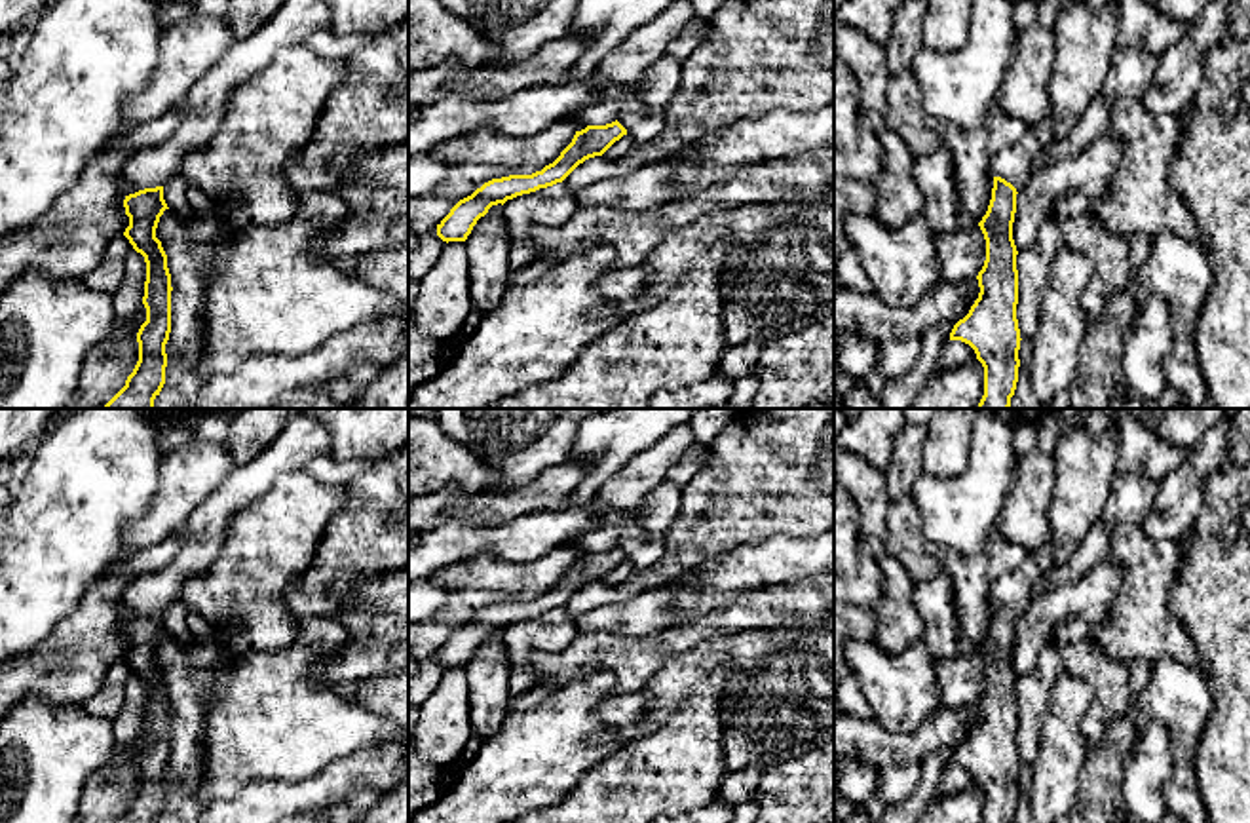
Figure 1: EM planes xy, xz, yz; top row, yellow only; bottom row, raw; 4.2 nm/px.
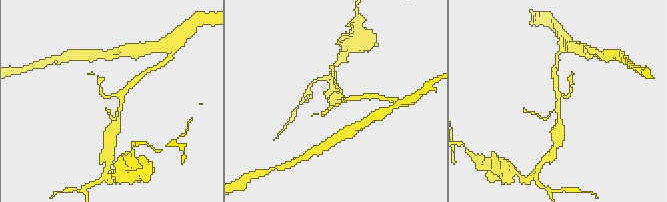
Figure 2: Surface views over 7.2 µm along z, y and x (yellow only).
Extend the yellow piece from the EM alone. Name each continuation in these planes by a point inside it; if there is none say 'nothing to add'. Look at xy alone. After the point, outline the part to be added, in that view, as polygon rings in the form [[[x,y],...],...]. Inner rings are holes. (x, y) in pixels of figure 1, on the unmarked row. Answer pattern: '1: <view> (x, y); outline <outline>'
nothing to add

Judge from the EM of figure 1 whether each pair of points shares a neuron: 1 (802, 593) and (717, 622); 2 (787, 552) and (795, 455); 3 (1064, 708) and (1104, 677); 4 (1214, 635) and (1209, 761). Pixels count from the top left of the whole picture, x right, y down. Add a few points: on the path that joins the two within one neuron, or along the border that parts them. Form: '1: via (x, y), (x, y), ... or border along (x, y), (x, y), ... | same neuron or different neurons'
1: via (781, 603), (766, 603), (738, 616) | same neuron
2: border along (814, 533), (770, 535), (745, 544) | different neurons
3: border along (1064, 669), (1093, 689), (1083, 721) | different neurons
4: via (1230, 666), (1230, 730) | same neuron

